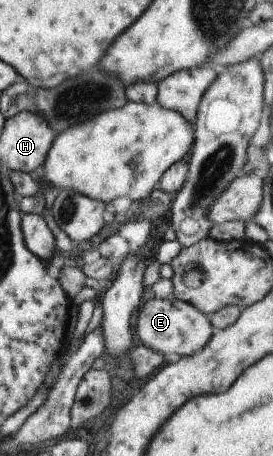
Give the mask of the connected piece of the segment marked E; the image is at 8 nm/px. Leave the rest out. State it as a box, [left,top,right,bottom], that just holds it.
[132,298,212,356]

